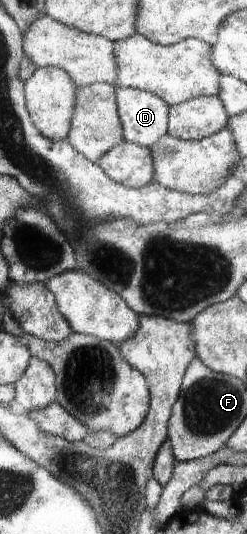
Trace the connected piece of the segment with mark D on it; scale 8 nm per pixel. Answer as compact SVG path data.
M117 87L117 106L124 125L124 141L151 148L168 133L170 105L157 95L133 87Z

